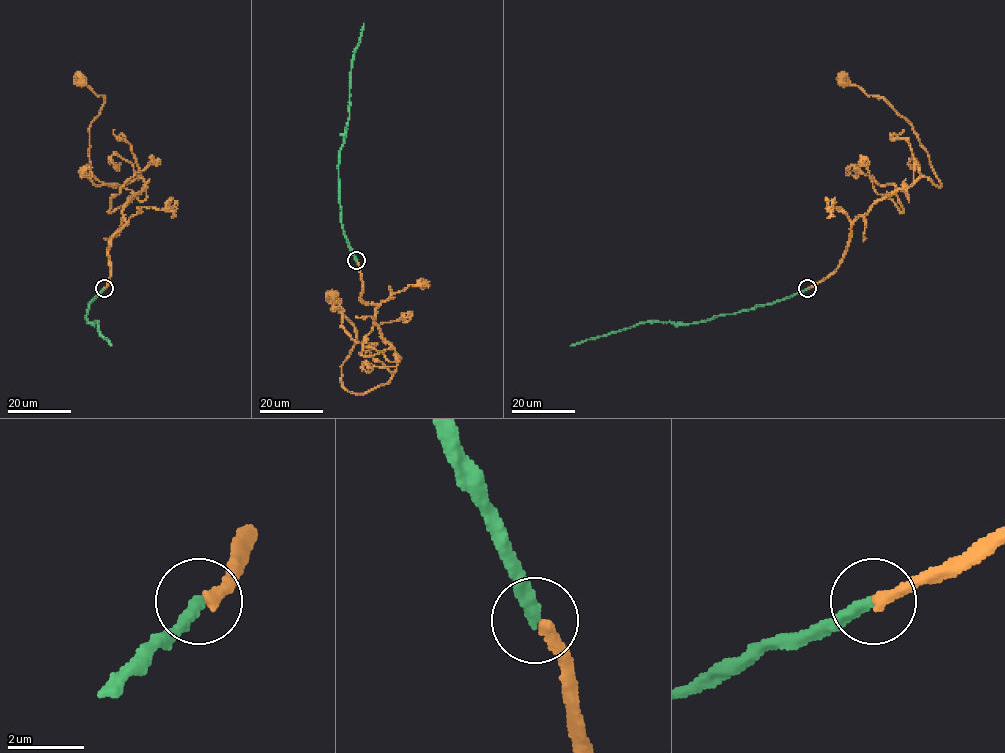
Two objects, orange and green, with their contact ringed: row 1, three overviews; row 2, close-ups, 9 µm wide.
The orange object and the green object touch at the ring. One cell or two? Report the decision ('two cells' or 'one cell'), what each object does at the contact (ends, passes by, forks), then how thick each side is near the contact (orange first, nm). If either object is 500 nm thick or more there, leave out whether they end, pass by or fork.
one cell | orange ends | green ends | 280/320 nm

